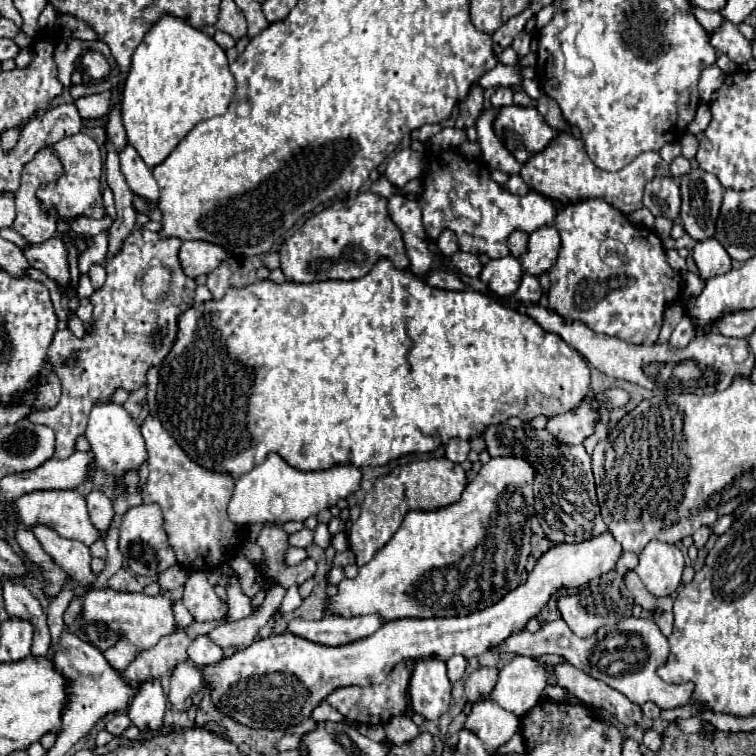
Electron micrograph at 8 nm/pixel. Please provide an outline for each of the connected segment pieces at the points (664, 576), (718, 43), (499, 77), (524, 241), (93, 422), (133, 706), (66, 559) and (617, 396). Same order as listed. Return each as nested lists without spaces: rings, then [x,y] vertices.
[[[650,541],[640,551],[640,561],[636,565],[636,573],[644,581],[646,589],[654,597],[674,595],[684,569],[684,555],[676,545],[668,545],[662,541]]]
[[[724,21],[724,25],[710,35],[710,43],[718,51],[726,53],[730,61],[734,61],[736,65],[744,65],[752,59],[752,49],[750,49],[748,39],[730,21]]]
[[[498,63],[490,73],[486,73],[482,79],[480,79],[480,87],[482,89],[488,89],[488,87],[514,87],[520,83],[520,65],[514,65],[514,67],[508,67],[508,65],[502,65]]]
[[[514,231],[508,237],[508,247],[514,257],[520,257],[526,251],[526,245],[528,245],[528,233],[524,233],[524,231]]]
[[[102,403],[94,405],[90,417],[88,417],[88,427],[86,427],[86,439],[92,445],[92,453],[96,457],[96,463],[100,469],[104,469],[110,477],[116,481],[122,479],[128,471],[138,471],[142,463],[148,461],[146,457],[146,445],[142,441],[142,433],[138,423],[126,413],[122,405],[116,403]]]
[[[150,679],[142,683],[136,697],[128,707],[128,717],[132,725],[142,731],[160,731],[164,727],[164,711],[166,711],[166,697],[162,693],[160,681]]]
[[[36,525],[32,531],[42,549],[54,559],[60,569],[68,571],[74,581],[78,581],[80,585],[92,585],[96,581],[96,573],[90,569],[92,555],[86,545],[82,545],[80,541],[64,539],[46,525]]]
[[[608,389],[606,397],[608,397],[608,405],[610,407],[620,407],[620,405],[624,405],[628,401],[630,395],[624,389]]]

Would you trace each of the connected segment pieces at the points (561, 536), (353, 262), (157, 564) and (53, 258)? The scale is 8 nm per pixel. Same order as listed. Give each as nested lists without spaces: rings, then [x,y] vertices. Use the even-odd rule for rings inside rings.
[[[510,417],[502,425],[490,425],[482,437],[490,457],[514,455],[528,459],[534,465],[534,509],[550,541],[582,543],[606,533],[606,523],[602,521],[596,501],[590,455],[584,445],[562,445],[562,441],[554,441],[554,435],[548,429],[534,429],[518,417]]]
[[[364,191],[352,195],[344,201],[336,201],[324,211],[312,215],[304,227],[294,233],[280,249],[282,265],[288,281],[312,283],[326,279],[360,279],[372,265],[386,257],[396,269],[408,269],[410,261],[406,257],[402,231],[394,225],[388,215],[388,201],[382,195]]]
[[[142,503],[142,505],[130,507],[128,513],[124,513],[122,523],[120,523],[120,551],[124,559],[128,561],[130,569],[142,577],[160,575],[162,571],[178,563],[174,549],[170,549],[168,545],[168,537],[162,527],[162,511],[158,505]]]
[[[52,237],[50,241],[44,241],[42,245],[28,245],[22,253],[26,261],[30,263],[30,267],[40,269],[42,273],[58,281],[60,285],[70,283],[68,257],[66,257],[64,243],[60,237]]]

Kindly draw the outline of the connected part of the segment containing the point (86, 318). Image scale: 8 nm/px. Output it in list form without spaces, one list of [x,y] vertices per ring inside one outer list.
[[[80,299],[76,315],[84,321],[84,327],[90,329],[90,323],[92,323],[92,303],[88,299]]]

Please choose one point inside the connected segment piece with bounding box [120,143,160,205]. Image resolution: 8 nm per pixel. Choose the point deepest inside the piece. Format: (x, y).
(138, 175)

